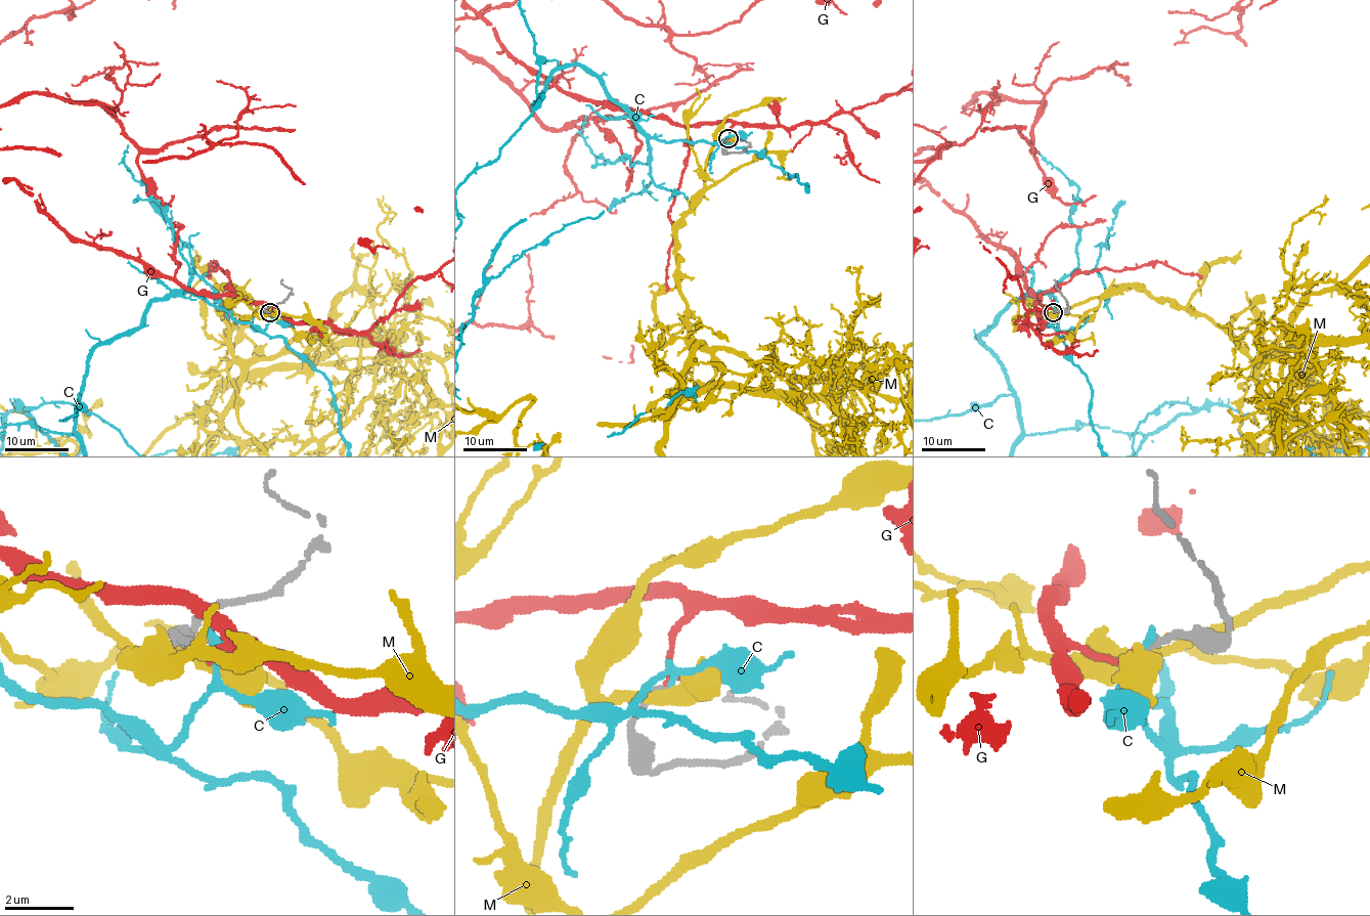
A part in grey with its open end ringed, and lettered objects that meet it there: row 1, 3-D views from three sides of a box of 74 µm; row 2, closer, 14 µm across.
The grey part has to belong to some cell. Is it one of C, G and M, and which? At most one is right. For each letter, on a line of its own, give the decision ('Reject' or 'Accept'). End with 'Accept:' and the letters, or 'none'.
C: Reject
G: Accept
M: Reject
Accept: G

